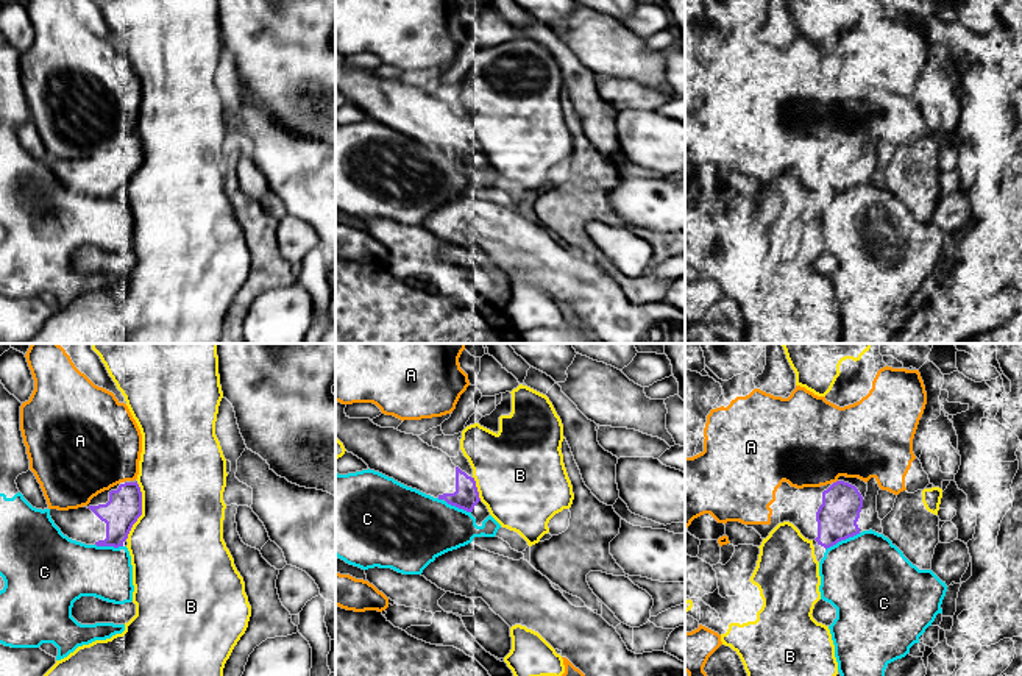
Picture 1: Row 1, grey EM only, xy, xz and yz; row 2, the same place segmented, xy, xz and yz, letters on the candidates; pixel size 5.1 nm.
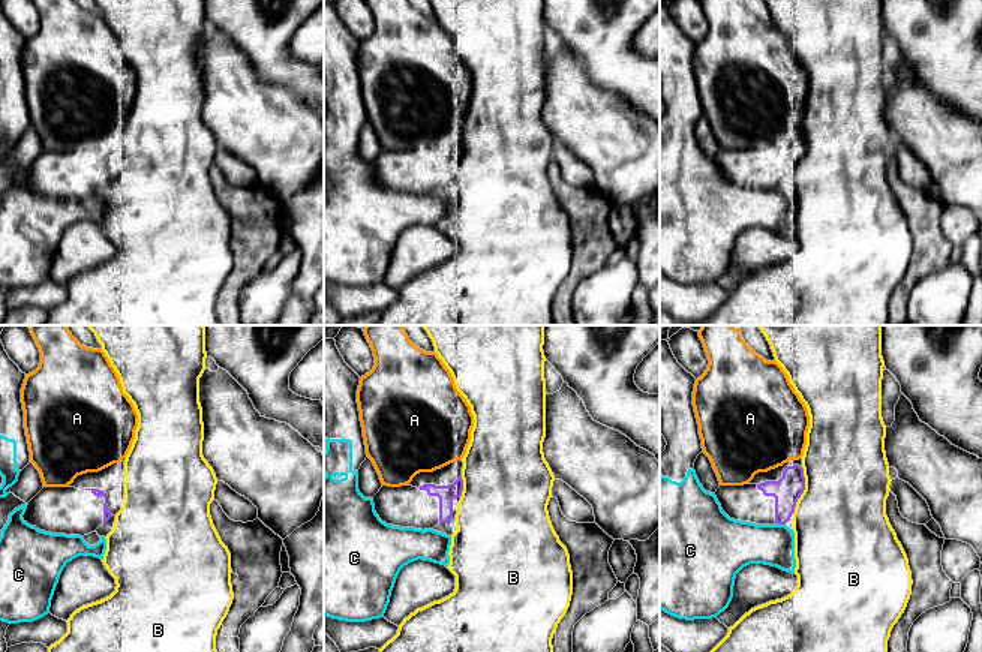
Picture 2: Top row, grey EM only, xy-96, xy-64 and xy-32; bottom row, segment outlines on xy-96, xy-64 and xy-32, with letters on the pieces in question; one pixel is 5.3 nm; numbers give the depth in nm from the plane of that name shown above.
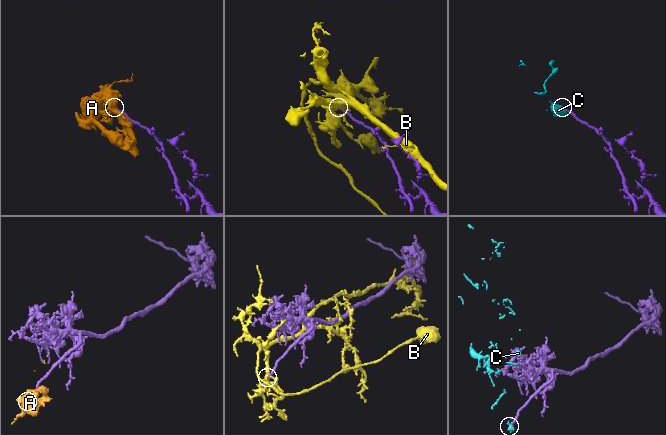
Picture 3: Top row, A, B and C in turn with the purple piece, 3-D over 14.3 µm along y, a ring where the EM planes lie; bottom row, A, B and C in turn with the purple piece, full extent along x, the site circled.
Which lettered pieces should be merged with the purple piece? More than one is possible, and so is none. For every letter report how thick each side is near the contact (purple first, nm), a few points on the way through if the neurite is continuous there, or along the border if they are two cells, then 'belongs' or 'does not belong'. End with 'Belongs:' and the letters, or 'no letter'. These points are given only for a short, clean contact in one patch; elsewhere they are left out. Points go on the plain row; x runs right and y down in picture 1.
A: 220 nm thick on the purple side, 460 nm on the other; does not belong
B: 180 nm thick on the purple side, 460 nm on the other; does not belong
C: 220 nm thick on the purple side, 440 nm on the other; border along yz (860, 183), (841, 189), (826, 200); does not belong
Belongs: no letter

